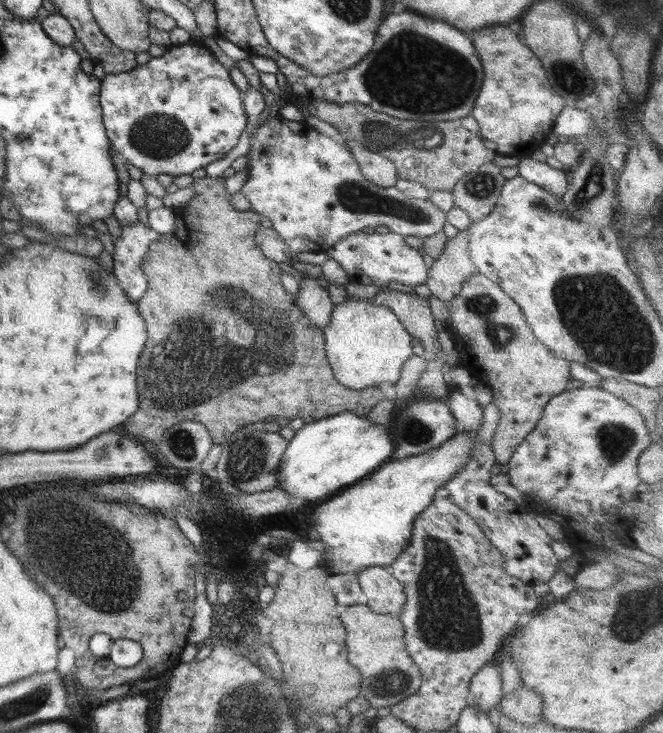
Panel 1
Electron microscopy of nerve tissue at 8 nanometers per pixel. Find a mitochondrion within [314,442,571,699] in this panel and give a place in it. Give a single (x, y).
(447, 618)

